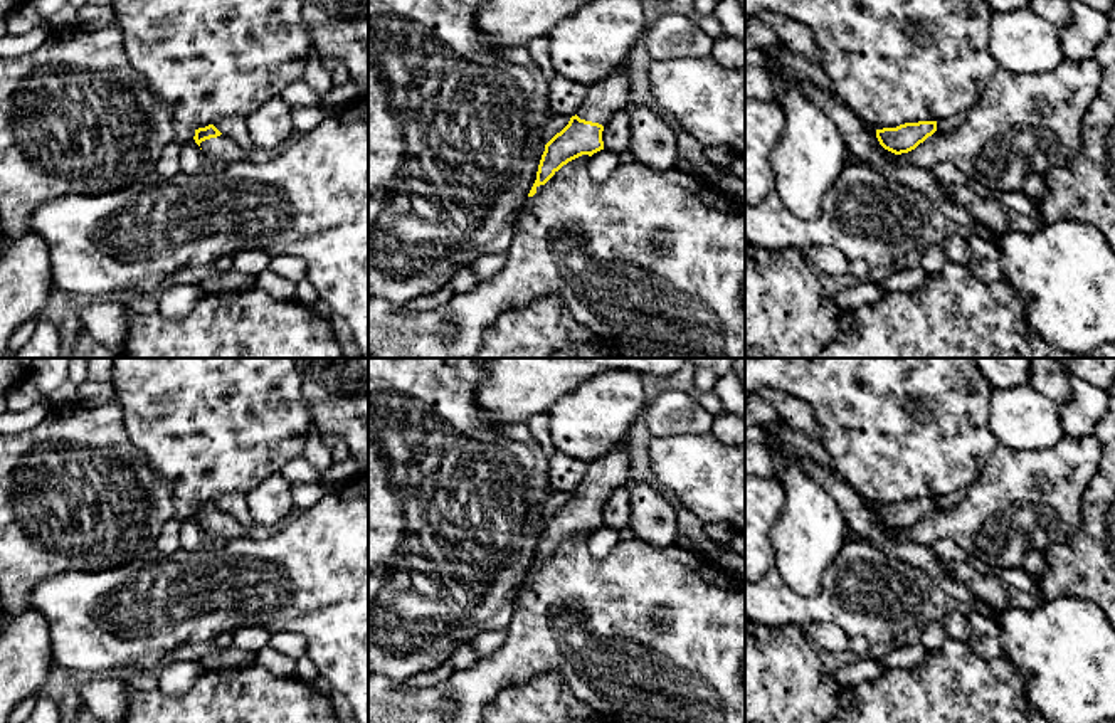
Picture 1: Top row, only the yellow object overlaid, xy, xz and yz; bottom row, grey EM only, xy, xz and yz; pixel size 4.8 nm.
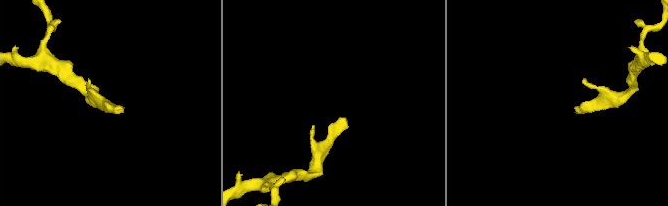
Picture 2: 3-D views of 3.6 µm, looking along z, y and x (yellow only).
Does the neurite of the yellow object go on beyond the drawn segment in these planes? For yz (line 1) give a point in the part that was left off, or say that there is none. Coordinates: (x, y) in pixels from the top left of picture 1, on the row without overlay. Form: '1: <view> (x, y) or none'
1: none

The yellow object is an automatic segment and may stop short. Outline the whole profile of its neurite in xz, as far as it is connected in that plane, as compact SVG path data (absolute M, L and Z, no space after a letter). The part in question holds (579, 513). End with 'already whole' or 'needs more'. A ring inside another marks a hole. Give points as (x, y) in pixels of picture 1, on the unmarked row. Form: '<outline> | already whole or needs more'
M627 439L607 454L587 462L587 472L577 491L557 509L542 531L536 557L528 570L533 573L568 538L604 526L602 508L607 498L626 488L631 479L631 457Z | needs more

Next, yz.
M937 498L905 499L896 504L876 506L880 521L895 530L908 530L937 508Z | already whole

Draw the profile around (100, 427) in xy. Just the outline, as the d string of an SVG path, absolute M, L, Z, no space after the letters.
M111 402L86 409L79 404L50 407L47 415L27 434L0 437L0 605L7 615L18 615L29 609L32 590L45 578L66 572L106 572L129 563L158 546L161 528L173 518L173 491L148 464L143 452L128 441L121 405Z

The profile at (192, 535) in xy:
M195 516L180 523L180 545L187 551L197 551L202 548L205 540L205 531Z

